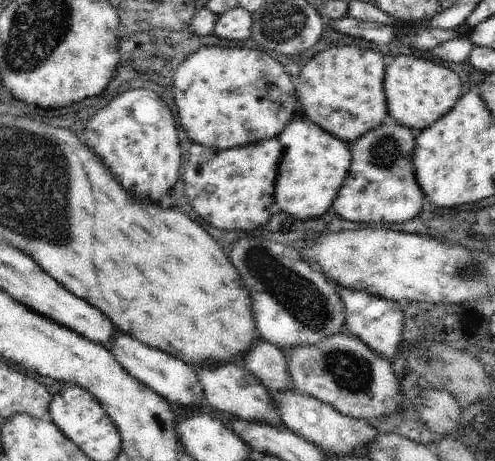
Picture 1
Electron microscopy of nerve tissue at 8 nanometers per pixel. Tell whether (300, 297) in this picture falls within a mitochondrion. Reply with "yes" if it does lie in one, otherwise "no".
yes

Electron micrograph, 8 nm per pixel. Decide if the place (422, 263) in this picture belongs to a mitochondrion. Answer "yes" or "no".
no

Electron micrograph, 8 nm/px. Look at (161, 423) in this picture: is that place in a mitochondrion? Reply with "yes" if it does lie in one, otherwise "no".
no

